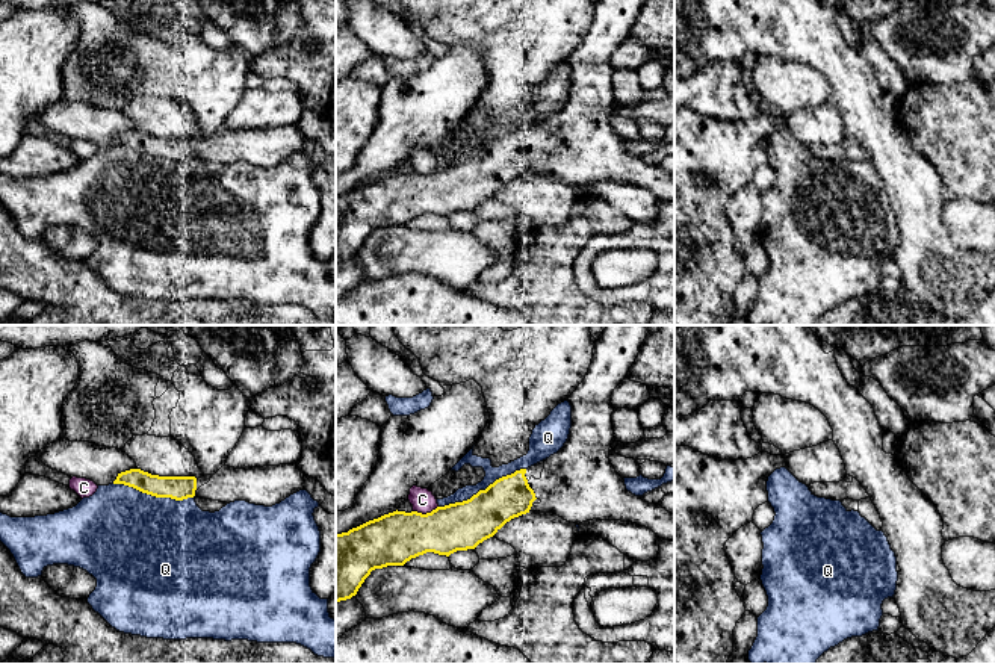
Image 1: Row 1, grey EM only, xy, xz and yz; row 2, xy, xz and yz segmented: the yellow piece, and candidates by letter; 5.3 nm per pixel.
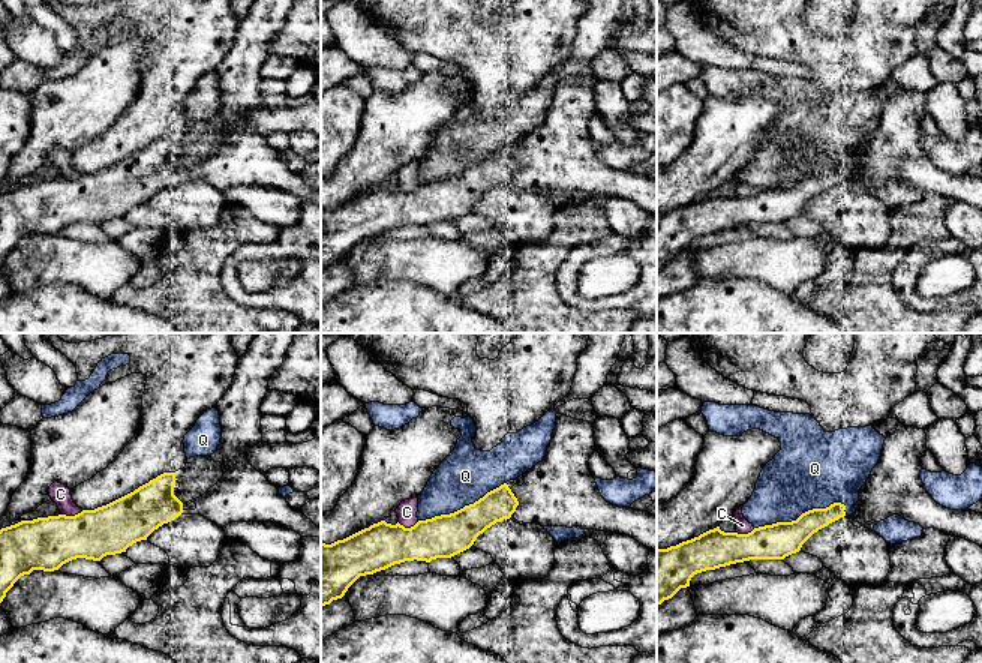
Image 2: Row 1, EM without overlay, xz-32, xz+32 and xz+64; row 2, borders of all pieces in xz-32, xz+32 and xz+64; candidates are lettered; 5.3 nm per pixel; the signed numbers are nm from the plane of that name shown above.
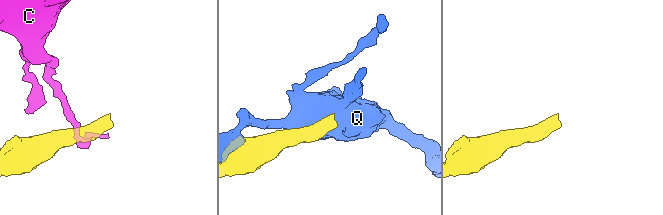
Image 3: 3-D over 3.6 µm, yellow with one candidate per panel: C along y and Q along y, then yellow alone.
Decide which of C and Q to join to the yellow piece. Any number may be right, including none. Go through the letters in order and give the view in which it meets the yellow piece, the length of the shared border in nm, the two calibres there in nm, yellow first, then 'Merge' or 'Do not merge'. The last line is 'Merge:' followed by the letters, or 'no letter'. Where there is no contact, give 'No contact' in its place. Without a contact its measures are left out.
C: Touches yellow in xz. Shared border 140 nm. Thickness 280 nm (yellow) against 120 nm. Do not merge
Q: Touches yellow in xz. Shared border 500 nm. Thickness 260 nm (yellow) against 80 nm. Do not merge
Merge: no letter

